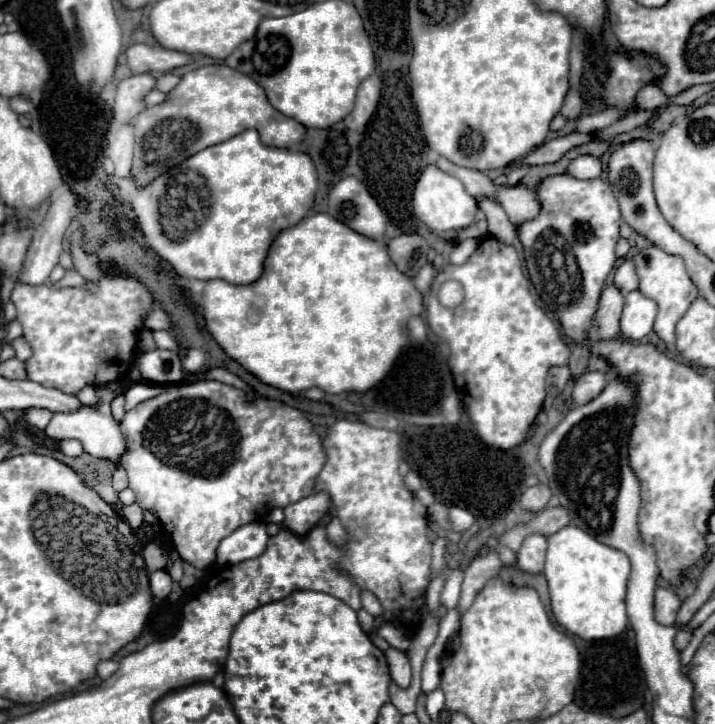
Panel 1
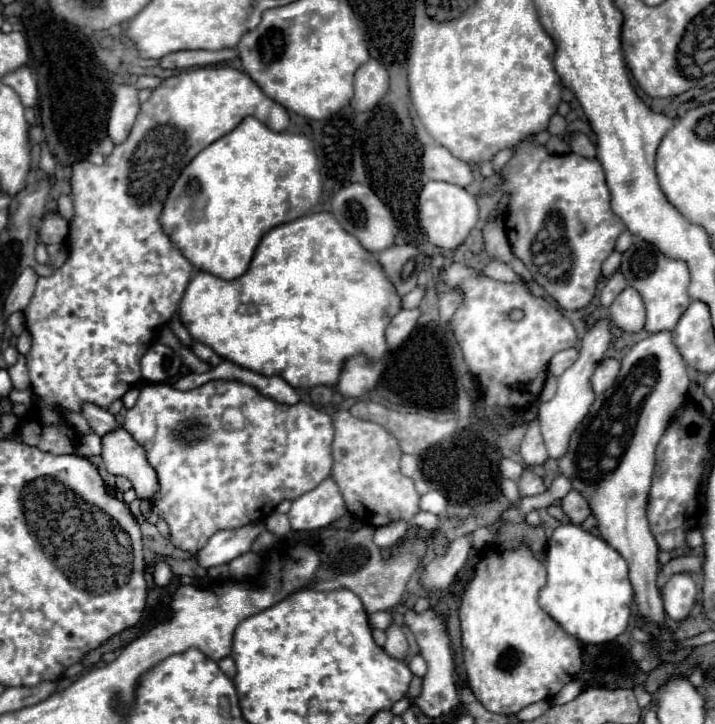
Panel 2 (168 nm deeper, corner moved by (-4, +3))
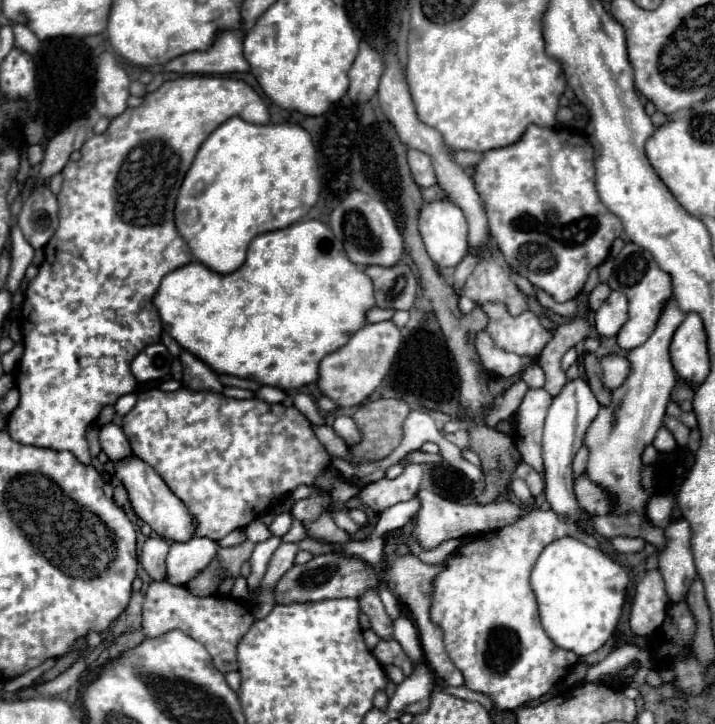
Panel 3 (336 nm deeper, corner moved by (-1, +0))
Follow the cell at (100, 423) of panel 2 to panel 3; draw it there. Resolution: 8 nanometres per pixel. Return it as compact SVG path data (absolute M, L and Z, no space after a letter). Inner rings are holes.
M113 422L101 426L101 430L99 430L99 444L101 444L101 450L113 462L131 454L131 446L129 446L129 442L127 442L121 426L117 426Z

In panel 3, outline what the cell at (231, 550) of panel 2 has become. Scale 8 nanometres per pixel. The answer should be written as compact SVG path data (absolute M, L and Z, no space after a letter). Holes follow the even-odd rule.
M191 538L187 542L175 542L167 556L169 582L175 586L185 586L213 562L217 550L219 544L211 538Z

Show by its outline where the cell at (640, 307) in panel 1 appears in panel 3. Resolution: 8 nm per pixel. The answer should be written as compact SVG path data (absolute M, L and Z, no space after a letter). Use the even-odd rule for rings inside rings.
M611 292L607 302L595 312L595 328L601 336L617 336L629 320L629 302L621 292Z

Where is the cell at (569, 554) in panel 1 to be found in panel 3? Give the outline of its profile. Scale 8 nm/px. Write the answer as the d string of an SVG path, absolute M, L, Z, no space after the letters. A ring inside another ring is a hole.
M569 536L551 542L541 552L531 574L531 588L545 632L559 648L571 650L577 656L599 650L615 634L627 586L627 572L607 552Z

